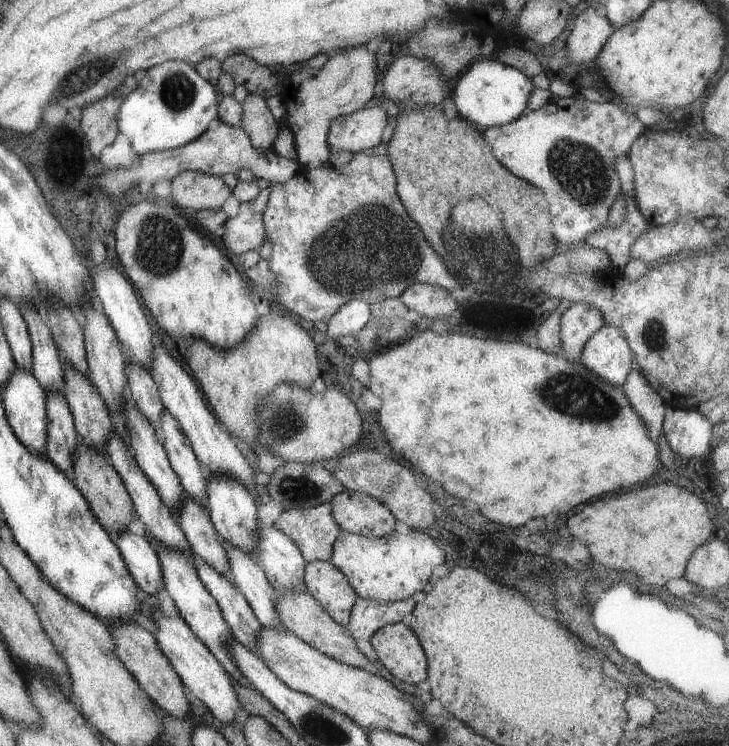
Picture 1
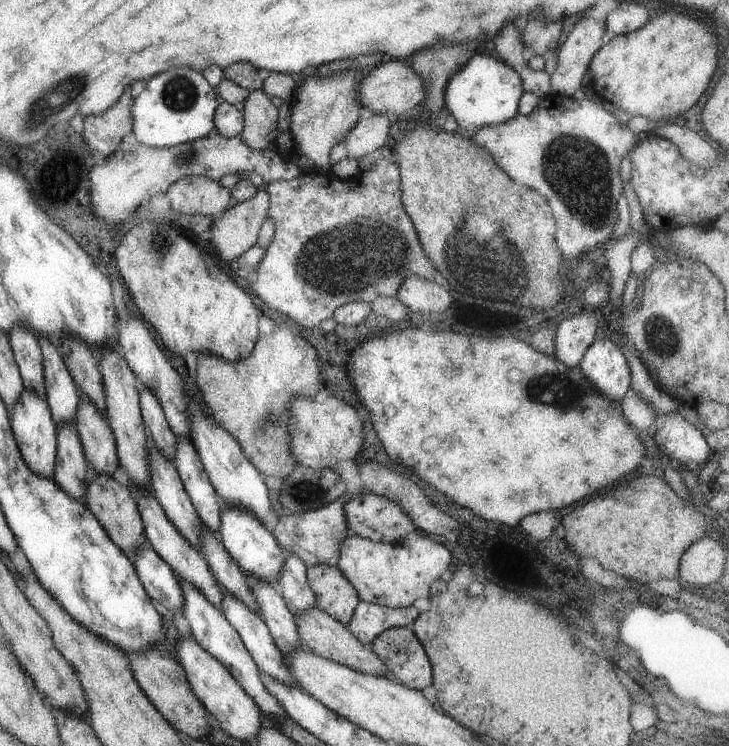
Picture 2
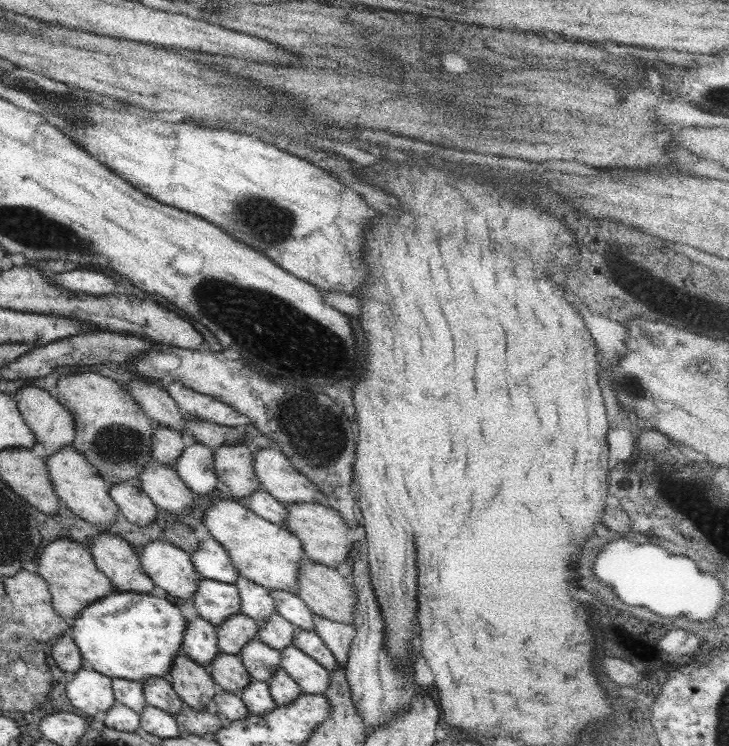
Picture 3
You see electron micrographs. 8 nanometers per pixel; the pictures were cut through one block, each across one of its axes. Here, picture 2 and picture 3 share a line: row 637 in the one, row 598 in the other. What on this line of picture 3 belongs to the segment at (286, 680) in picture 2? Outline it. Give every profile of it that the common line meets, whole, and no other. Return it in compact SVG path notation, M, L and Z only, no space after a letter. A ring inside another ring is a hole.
M245 577L235 579L235 588L239 594L239 613L252 618L257 623L265 621L271 613L275 613L275 604L269 591L261 585Z

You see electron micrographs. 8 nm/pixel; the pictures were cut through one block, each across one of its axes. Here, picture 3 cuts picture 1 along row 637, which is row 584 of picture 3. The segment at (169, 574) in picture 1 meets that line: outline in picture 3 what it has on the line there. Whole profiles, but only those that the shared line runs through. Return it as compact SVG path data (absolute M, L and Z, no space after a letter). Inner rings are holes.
M201 578L192 601L198 616L217 626L227 617L239 613L241 600L234 584Z

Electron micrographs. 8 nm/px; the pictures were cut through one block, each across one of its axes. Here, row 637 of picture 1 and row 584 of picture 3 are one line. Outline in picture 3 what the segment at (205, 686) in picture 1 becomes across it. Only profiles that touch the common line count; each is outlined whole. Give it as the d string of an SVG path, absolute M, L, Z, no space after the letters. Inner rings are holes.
M149 541L141 550L137 551L143 572L151 579L155 586L175 598L191 600L197 589L197 581L201 579L191 564L191 556L184 550L166 543L165 541Z

